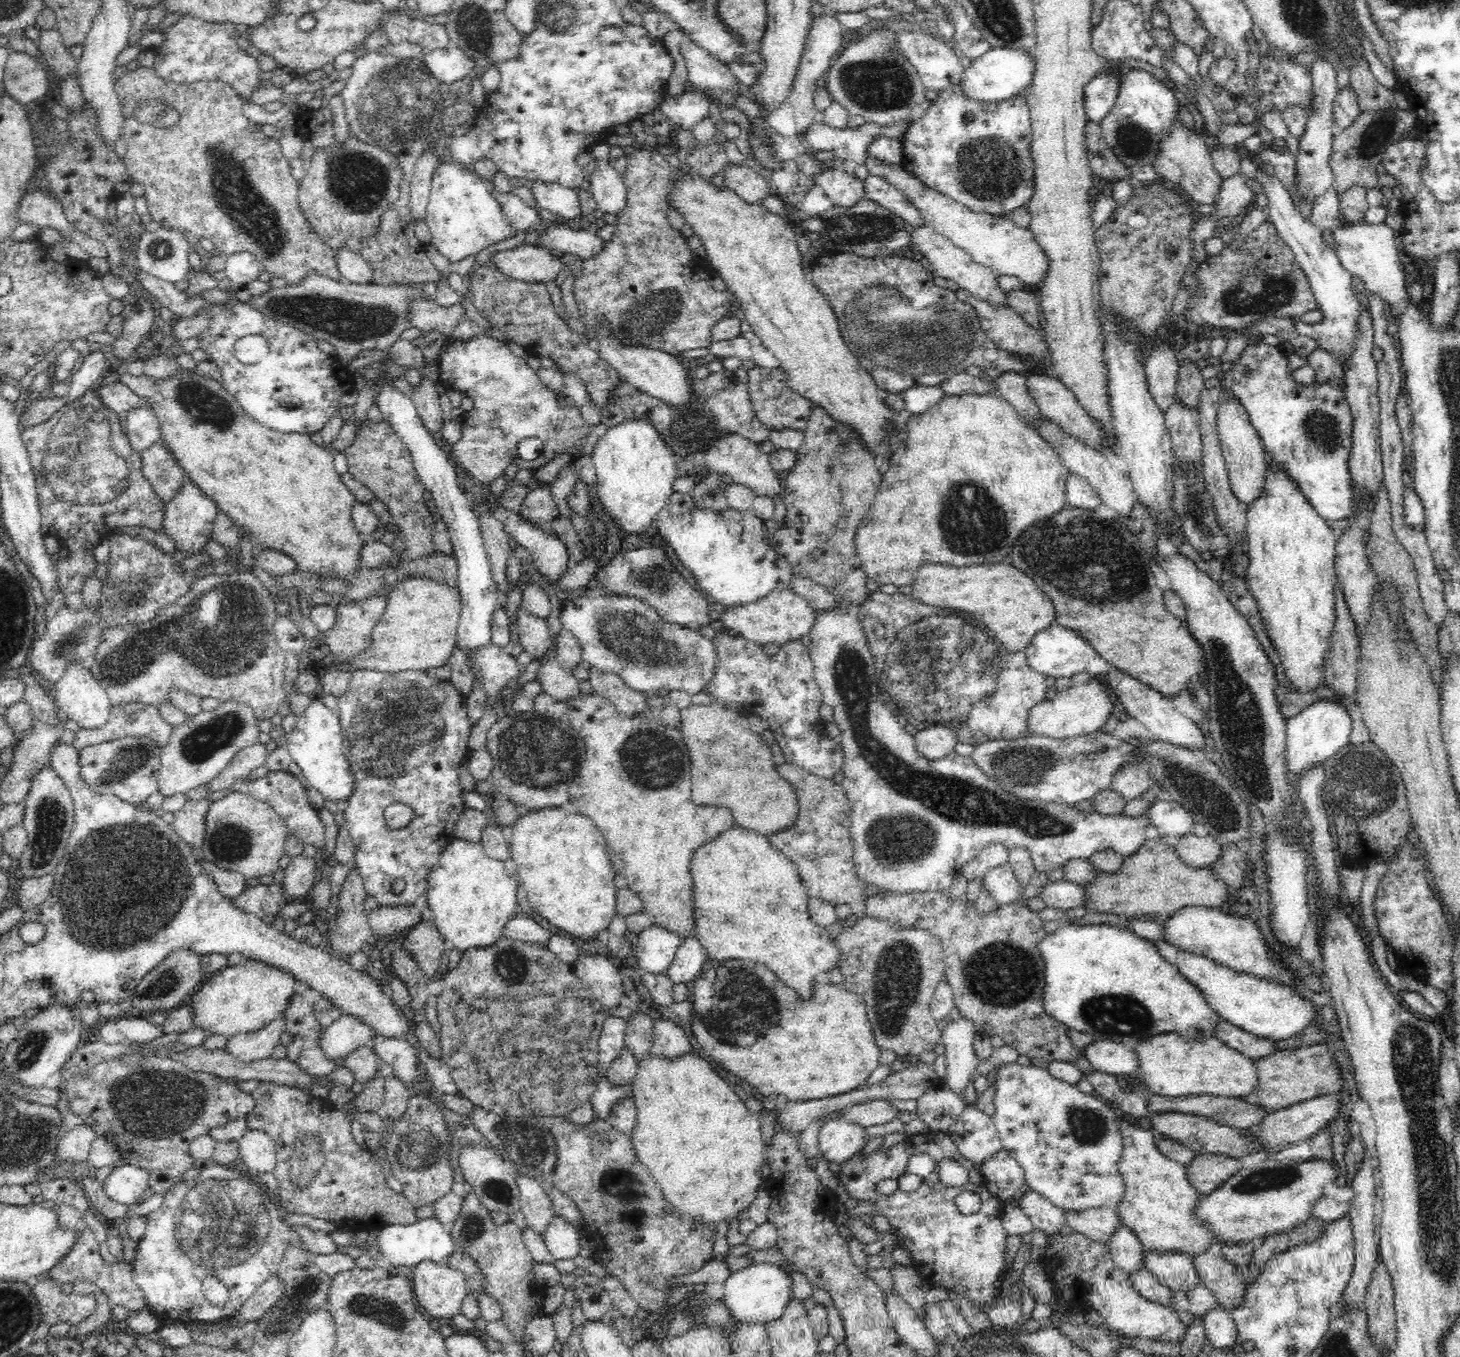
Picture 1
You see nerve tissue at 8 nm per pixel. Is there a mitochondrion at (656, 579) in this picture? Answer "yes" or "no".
yes

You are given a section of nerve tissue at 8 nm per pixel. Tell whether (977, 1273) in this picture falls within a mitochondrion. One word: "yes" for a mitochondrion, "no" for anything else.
yes

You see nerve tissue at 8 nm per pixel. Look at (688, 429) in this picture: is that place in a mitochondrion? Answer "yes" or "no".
yes

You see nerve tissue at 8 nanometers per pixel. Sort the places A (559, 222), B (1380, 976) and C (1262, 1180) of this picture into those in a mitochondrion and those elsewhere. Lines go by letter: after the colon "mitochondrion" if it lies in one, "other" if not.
A: other
B: other
C: mitochondrion

